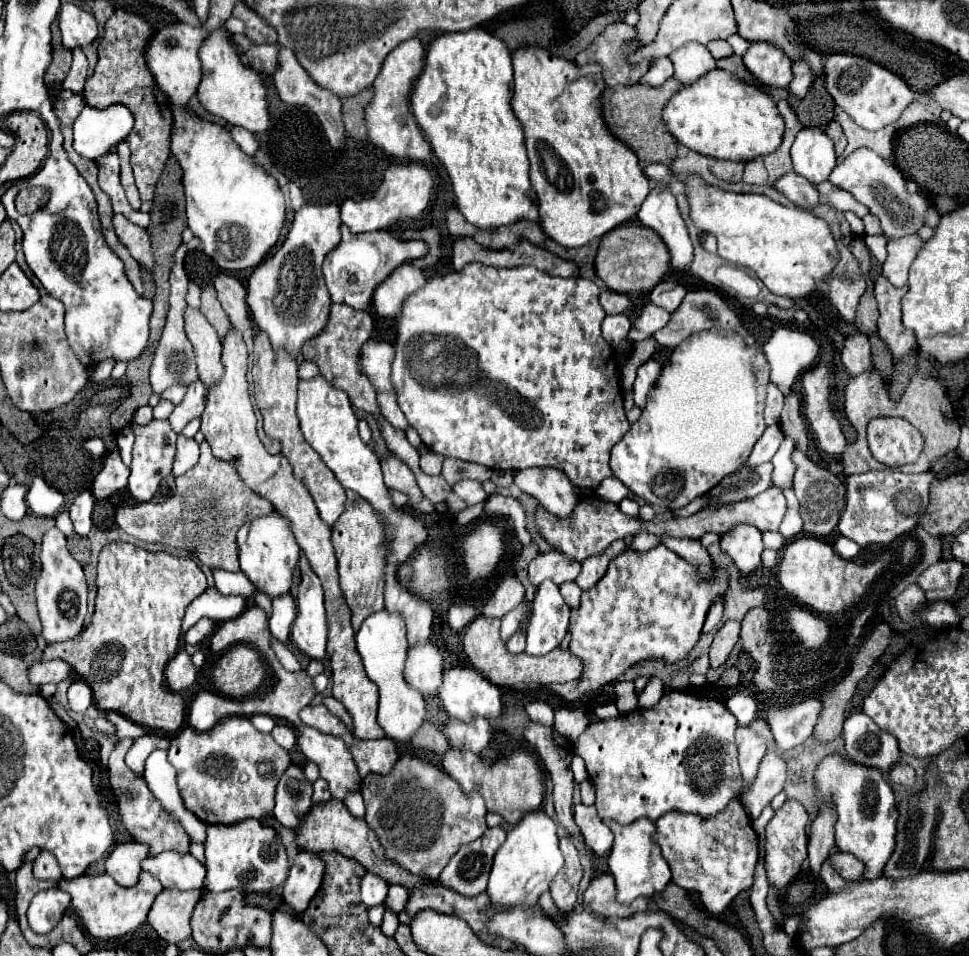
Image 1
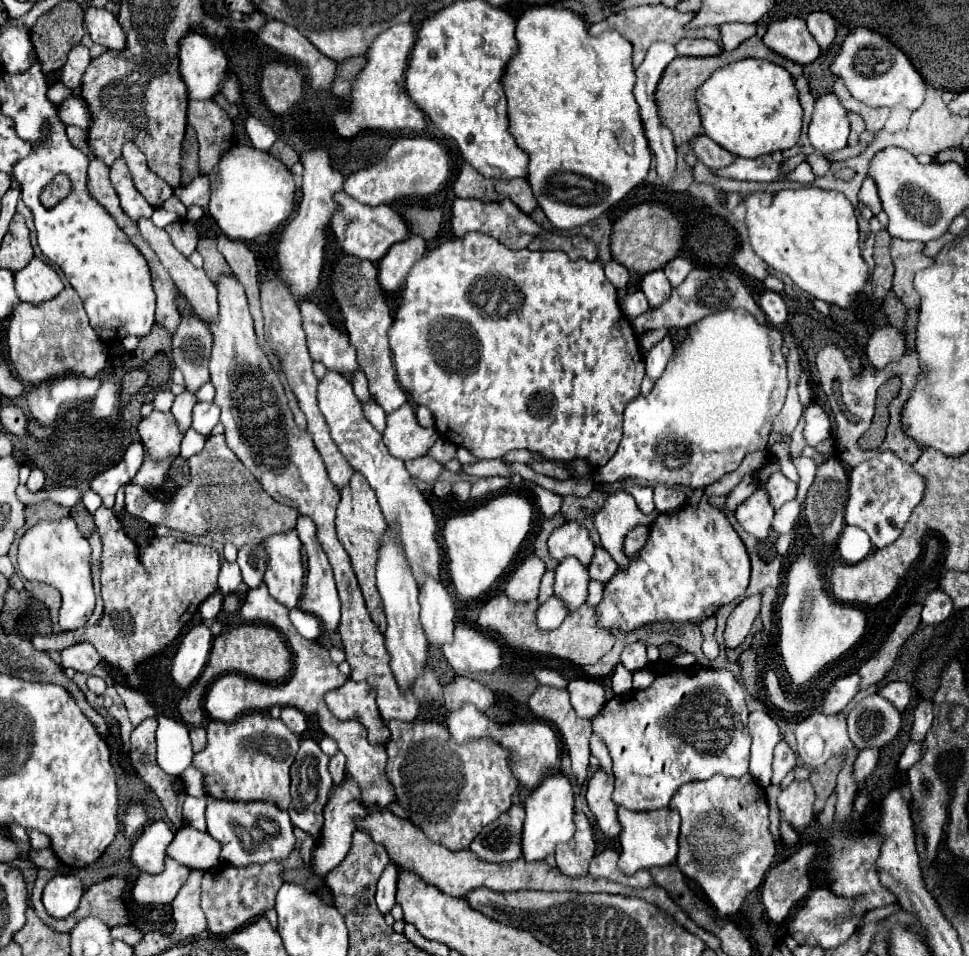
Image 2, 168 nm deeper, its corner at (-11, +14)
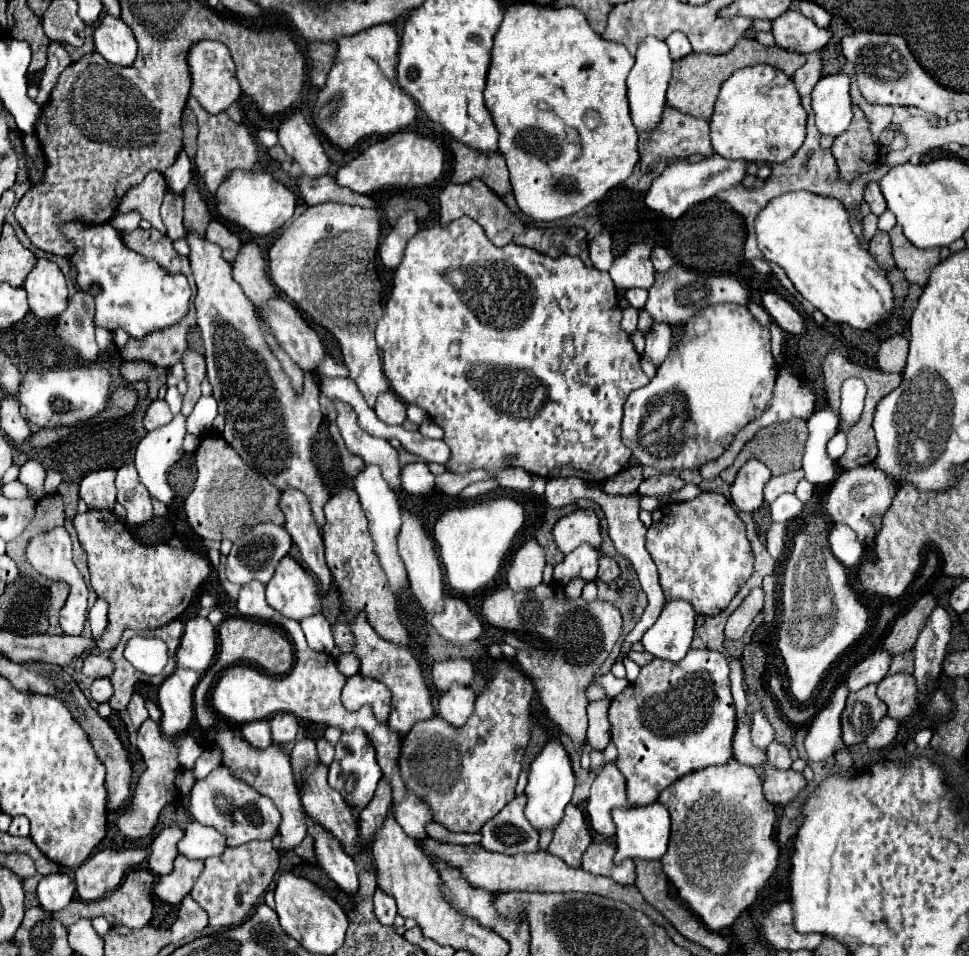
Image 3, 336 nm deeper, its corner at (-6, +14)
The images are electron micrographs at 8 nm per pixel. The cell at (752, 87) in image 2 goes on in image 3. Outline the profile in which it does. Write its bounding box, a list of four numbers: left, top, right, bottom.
[711,66,805,162]

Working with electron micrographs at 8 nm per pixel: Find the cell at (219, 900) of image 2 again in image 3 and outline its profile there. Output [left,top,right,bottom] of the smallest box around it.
[191,840,279,930]

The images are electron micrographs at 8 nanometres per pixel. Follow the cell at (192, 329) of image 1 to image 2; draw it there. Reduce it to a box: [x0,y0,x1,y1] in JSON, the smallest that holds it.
[138,218,218,322]

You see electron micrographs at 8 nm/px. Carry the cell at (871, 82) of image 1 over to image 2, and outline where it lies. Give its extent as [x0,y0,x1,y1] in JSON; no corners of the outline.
[830,28,928,110]

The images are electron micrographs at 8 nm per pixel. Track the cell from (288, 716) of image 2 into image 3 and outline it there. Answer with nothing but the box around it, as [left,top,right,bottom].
[271,712,299,744]

